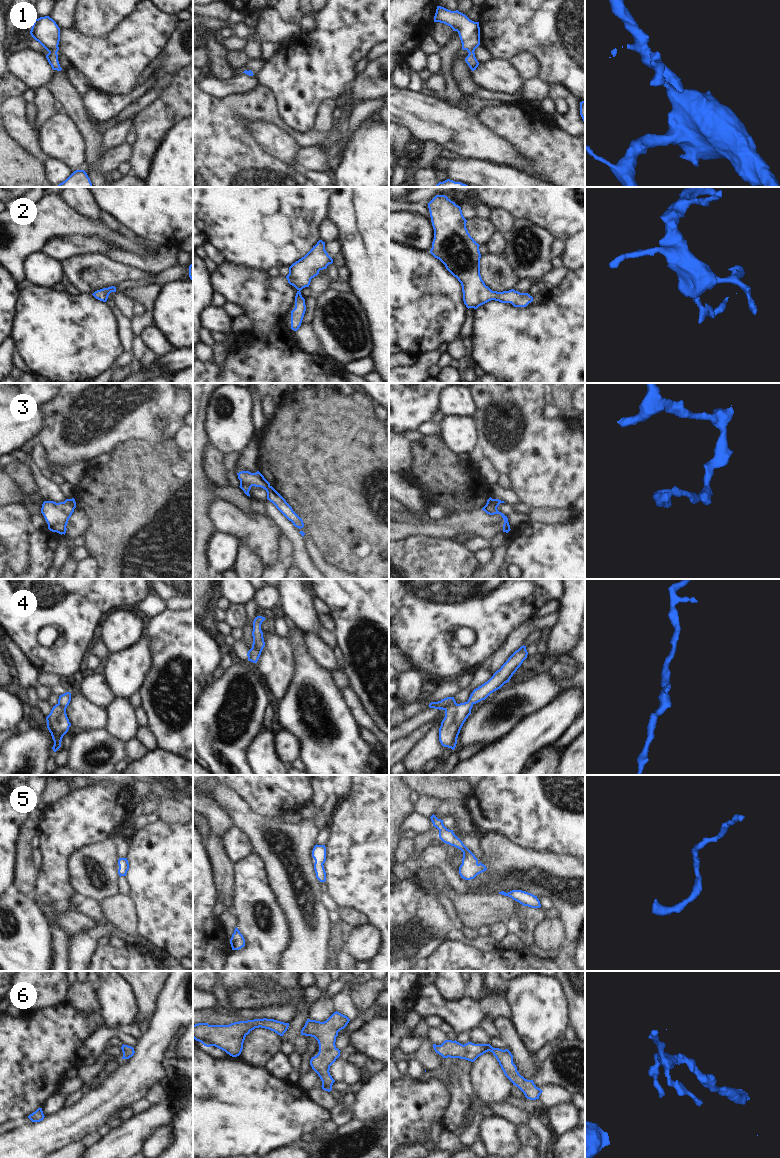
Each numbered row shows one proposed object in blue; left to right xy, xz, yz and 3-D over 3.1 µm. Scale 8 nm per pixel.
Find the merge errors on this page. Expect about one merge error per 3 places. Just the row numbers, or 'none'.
3

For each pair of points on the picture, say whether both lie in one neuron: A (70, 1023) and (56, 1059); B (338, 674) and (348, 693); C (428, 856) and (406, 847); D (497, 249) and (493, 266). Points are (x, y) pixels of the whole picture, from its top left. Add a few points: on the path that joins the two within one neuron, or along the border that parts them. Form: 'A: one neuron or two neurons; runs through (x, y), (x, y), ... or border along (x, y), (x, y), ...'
A: one neuron; runs through (61, 1032), (56, 1037), (56, 1050)
B: two neurons; border along (349, 684), (340, 689)
C: two neurons; border along (410, 857), (399, 863)
D: two neurons; border along (489, 253), (500, 256)

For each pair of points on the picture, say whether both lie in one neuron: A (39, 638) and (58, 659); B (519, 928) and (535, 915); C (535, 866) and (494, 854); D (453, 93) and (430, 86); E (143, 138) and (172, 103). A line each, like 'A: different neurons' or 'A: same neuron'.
A: same neuron
B: same neuron
C: same neuron
D: different neurons
E: same neuron

